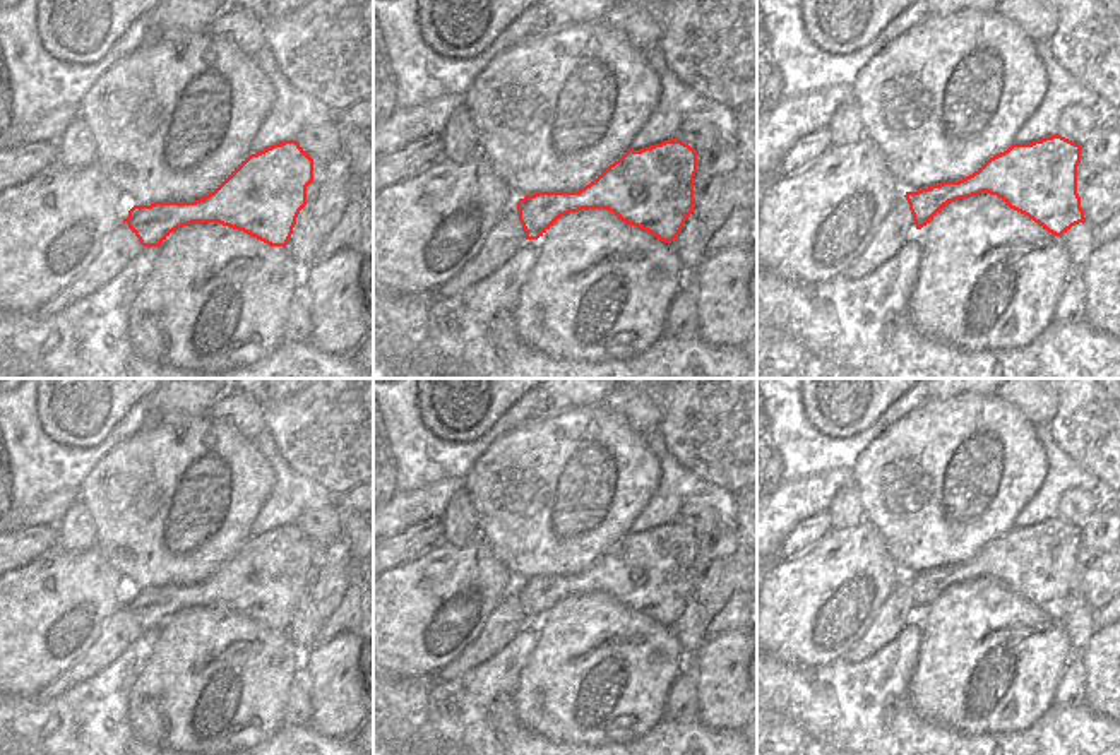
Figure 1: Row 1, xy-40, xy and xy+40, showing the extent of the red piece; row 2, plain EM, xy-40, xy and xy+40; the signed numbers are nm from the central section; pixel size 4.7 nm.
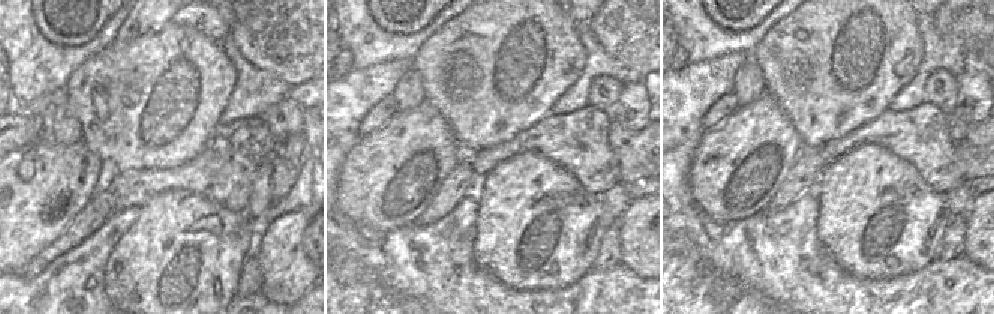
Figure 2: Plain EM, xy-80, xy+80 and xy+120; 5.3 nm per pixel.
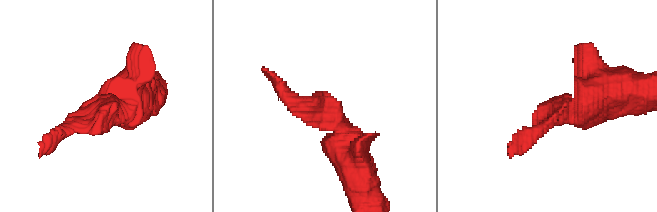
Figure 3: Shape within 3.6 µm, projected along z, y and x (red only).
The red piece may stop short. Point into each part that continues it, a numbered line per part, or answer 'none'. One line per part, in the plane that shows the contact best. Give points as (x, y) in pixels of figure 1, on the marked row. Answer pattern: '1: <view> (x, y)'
1: xy+40 (988, 278)

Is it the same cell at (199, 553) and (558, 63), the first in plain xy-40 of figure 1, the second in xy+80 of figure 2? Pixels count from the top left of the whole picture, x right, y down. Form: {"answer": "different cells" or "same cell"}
{"answer": "same cell"}

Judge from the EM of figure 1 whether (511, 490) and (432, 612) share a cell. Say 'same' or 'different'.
different

